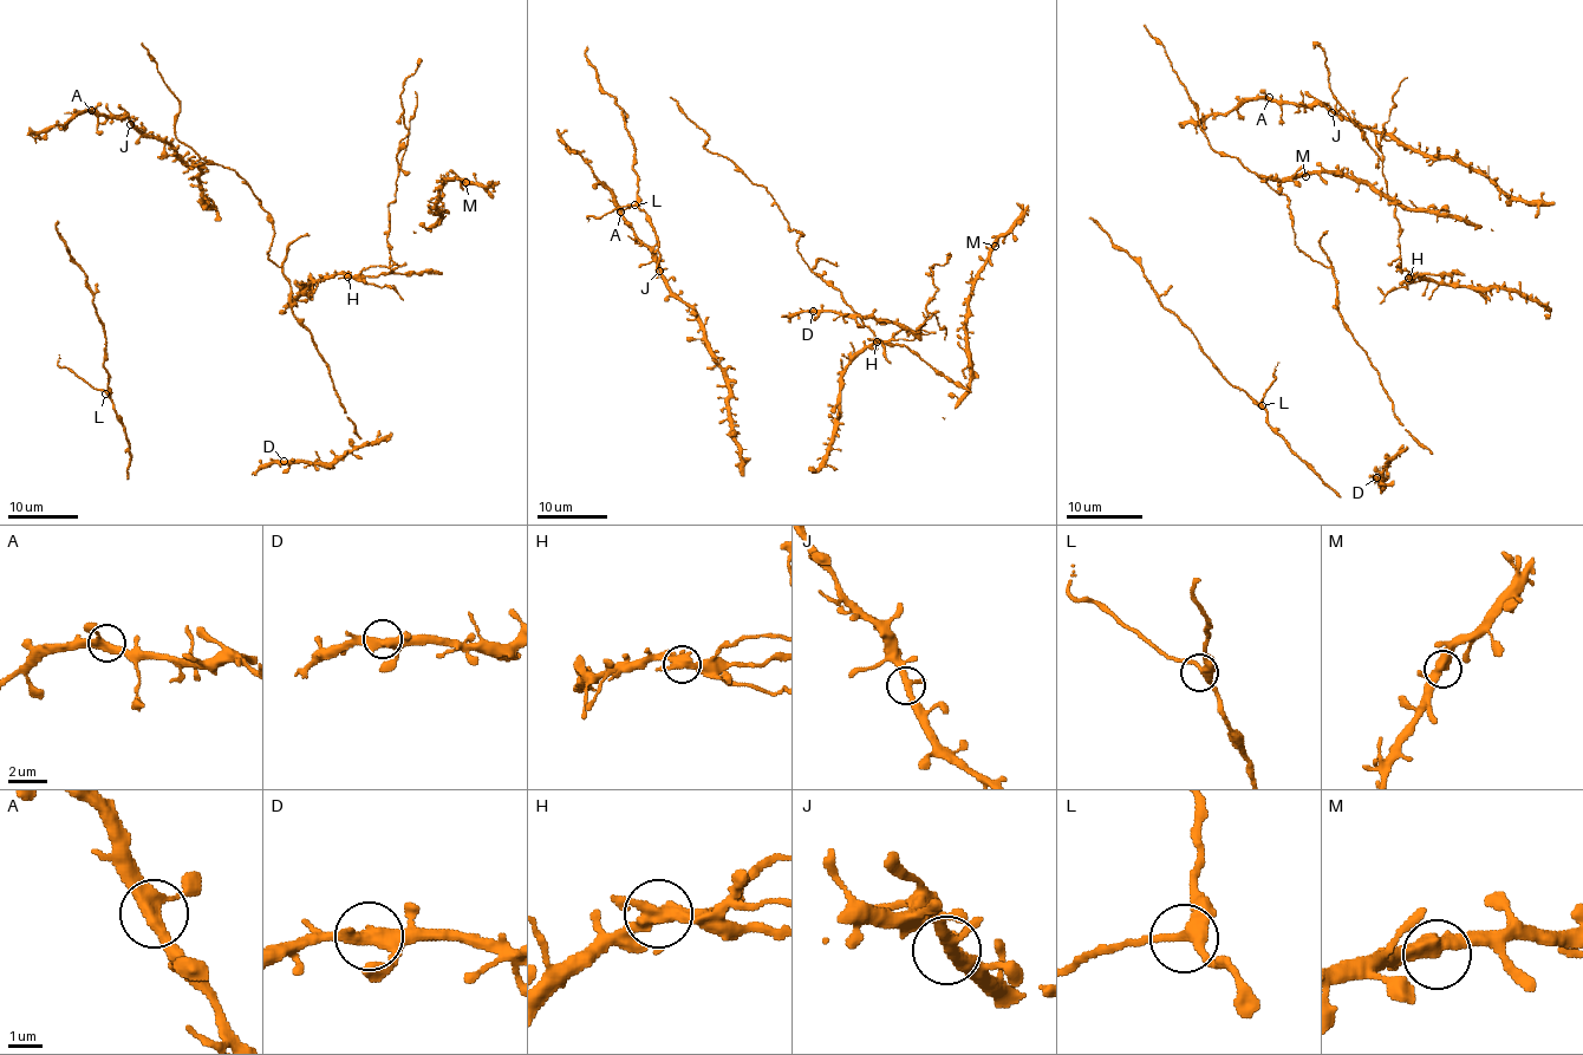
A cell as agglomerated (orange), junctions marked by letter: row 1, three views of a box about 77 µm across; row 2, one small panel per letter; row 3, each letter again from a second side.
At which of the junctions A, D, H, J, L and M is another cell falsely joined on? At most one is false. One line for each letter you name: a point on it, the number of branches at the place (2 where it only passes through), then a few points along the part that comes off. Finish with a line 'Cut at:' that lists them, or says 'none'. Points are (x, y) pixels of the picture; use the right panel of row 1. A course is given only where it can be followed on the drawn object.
H: Place: (1408, 278). Branches: 3. Course of the part to remove: (1408, 277), (1396, 266), (1401, 266), (1395, 202), (1387, 193), (1381, 158), (1330, 88), (1324, 52), (1313, 41)
Cut at: H

